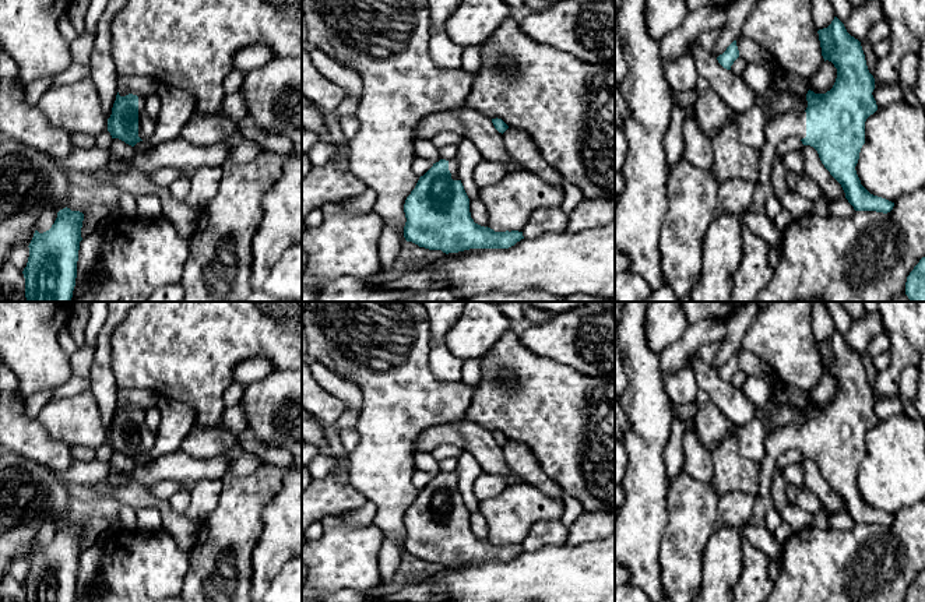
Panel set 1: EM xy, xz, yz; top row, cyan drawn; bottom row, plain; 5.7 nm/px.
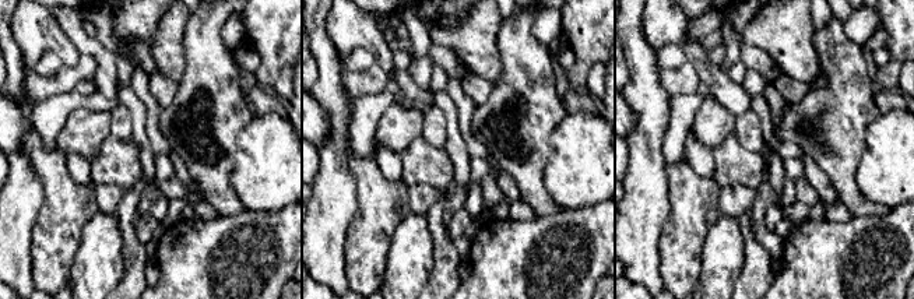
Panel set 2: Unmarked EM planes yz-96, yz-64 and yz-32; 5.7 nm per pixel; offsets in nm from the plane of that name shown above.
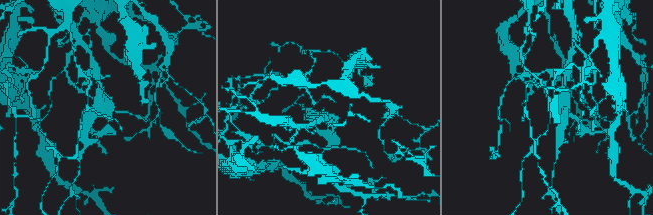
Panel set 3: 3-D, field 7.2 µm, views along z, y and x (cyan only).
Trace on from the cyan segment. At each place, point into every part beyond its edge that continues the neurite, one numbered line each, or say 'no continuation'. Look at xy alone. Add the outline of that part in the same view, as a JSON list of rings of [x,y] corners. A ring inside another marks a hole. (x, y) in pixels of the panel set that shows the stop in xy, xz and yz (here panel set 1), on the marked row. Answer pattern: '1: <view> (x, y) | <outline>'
1: xy (146, 123) | [[[138,96],[138,137],[150,138],[155,131],[155,119],[147,113],[145,96]]]

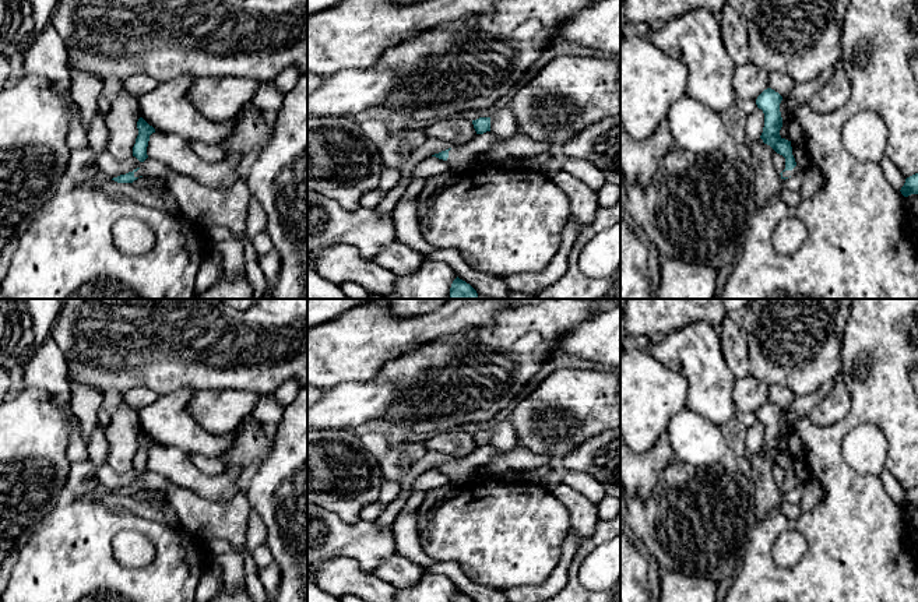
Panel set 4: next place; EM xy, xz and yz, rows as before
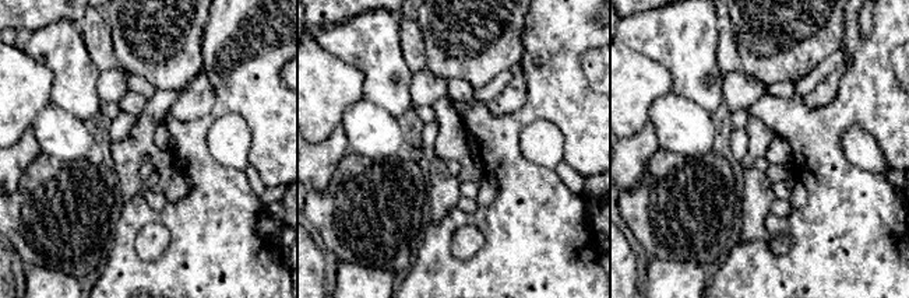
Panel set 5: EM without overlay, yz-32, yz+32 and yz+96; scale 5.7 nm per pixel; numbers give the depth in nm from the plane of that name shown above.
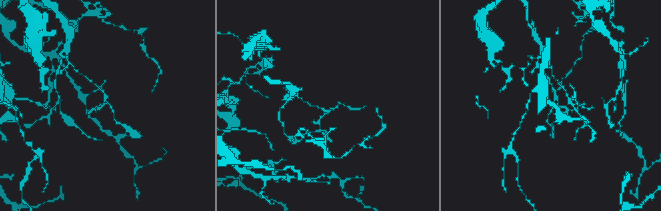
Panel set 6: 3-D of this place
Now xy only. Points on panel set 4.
1: xy (206, 207) | [[[152,158],[143,162],[134,172],[134,177],[162,177],[169,193],[175,196],[180,212],[191,222],[204,230],[222,225],[243,239],[252,193],[247,186],[249,166],[239,163],[238,169],[240,170],[239,179],[225,191],[205,187],[193,177],[177,173],[166,163]]]

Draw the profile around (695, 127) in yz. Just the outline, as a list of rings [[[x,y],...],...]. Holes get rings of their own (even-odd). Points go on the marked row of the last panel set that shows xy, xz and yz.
[[[689,95],[671,106],[666,122],[675,147],[697,155],[721,151],[729,137],[721,115]]]

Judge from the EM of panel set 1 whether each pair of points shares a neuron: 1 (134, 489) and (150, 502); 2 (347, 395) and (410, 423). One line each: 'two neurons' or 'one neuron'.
1: one neuron
2: two neurons

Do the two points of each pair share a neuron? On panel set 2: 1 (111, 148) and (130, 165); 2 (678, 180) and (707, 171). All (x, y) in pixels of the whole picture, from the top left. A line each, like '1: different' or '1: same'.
1: same
2: different

